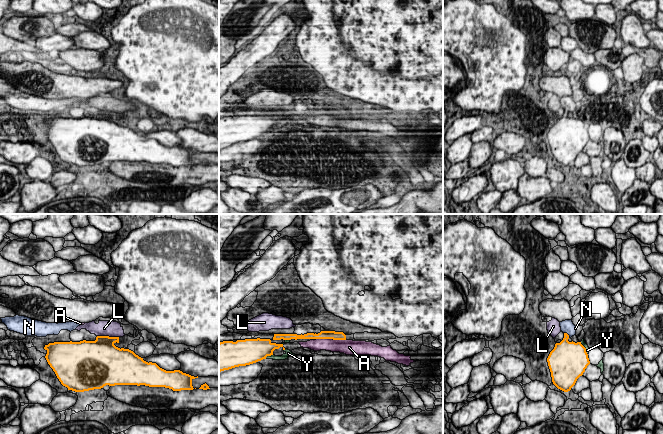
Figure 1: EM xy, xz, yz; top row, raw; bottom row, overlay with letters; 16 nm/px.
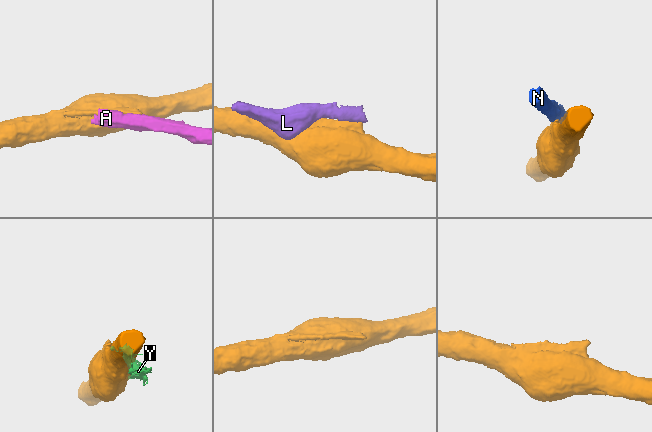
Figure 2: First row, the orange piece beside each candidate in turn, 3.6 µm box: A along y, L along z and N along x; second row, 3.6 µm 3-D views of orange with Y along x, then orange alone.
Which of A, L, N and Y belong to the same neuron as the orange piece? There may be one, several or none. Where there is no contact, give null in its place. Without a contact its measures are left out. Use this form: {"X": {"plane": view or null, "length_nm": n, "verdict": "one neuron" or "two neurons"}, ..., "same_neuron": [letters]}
{"A": {"plane": "xz", "length_nm": 480, "verdict": "two neurons"}, "L": {"plane": "xy", "length_nm": 360, "verdict": "two neurons"}, "N": {"plane": "yz", "length_nm": 120, "verdict": "two neurons"}, "Y": {"plane": "xz", "length_nm": 140, "verdict": "two neurons"}, "same_neuron": []}

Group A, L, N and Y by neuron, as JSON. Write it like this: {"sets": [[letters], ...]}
{"sets": [["A", "N"], ["L"], ["Y"]]}

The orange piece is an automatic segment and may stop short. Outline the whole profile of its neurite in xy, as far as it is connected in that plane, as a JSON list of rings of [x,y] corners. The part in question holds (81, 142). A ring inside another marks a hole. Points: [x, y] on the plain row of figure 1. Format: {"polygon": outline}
{"polygon": [[[97,112],[95,117],[80,118],[54,118],[45,121],[47,127],[45,132],[48,140],[55,148],[61,160],[75,168],[84,168],[94,165],[101,165],[106,161],[145,161],[149,163],[165,163],[173,167],[193,166],[192,156],[197,153],[183,149],[180,146],[166,147],[160,144],[156,139],[146,138],[143,134],[136,131],[133,127],[124,124],[118,124],[114,120],[119,119],[119,113]]]}

